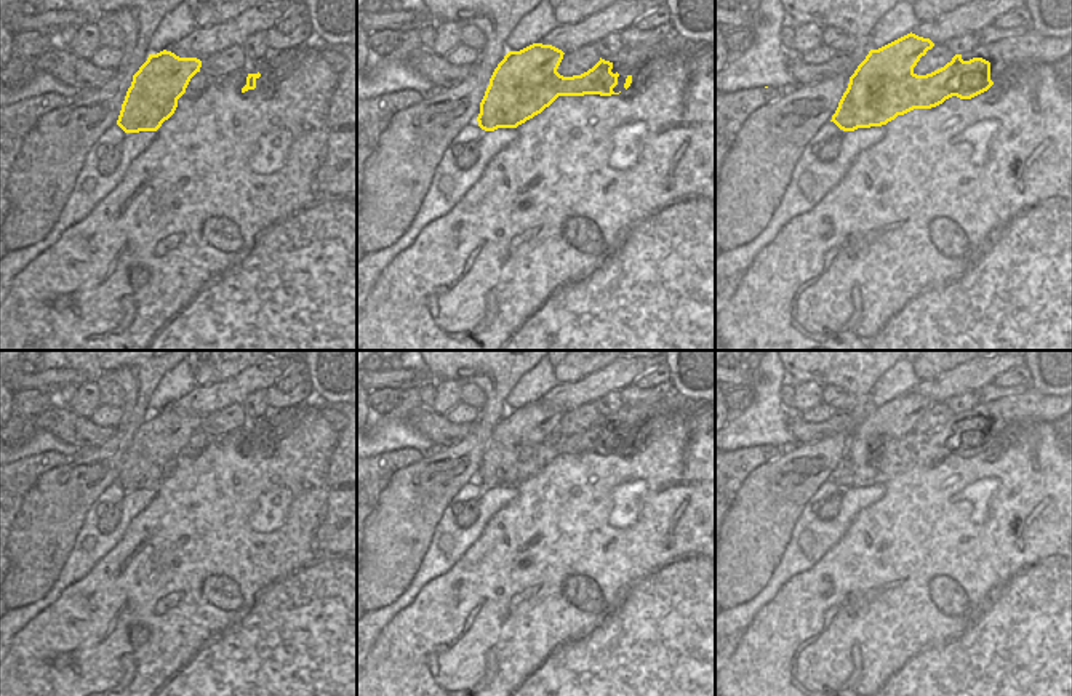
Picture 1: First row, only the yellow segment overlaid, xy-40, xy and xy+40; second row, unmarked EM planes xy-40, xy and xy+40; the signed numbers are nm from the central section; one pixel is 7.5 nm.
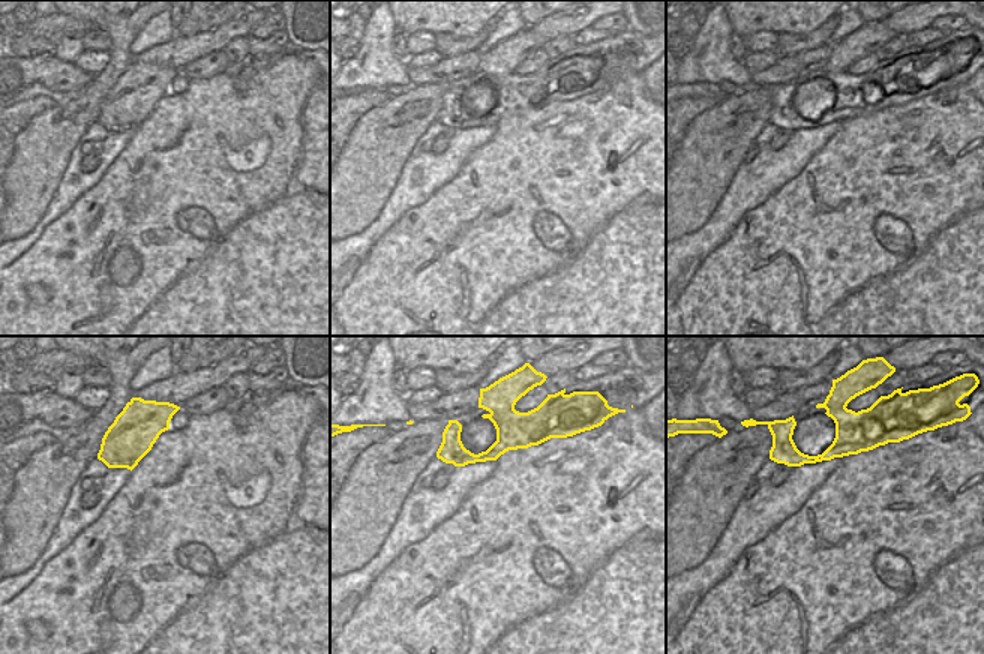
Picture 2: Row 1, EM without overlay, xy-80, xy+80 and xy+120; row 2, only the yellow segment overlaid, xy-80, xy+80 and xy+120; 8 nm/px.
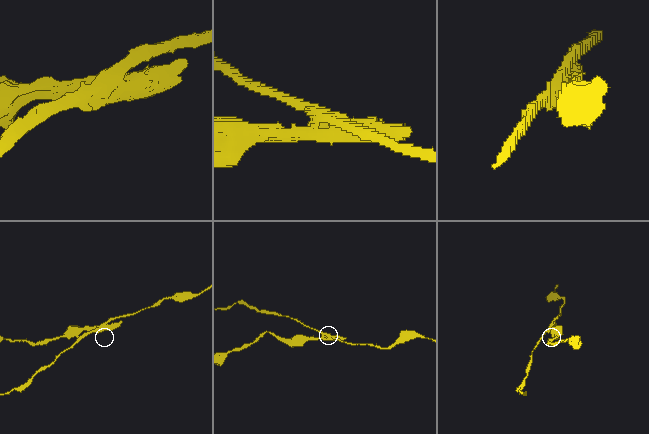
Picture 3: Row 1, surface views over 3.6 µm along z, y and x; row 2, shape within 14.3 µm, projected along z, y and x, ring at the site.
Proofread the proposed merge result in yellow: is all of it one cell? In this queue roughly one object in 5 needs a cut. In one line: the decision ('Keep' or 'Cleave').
Cleave.

